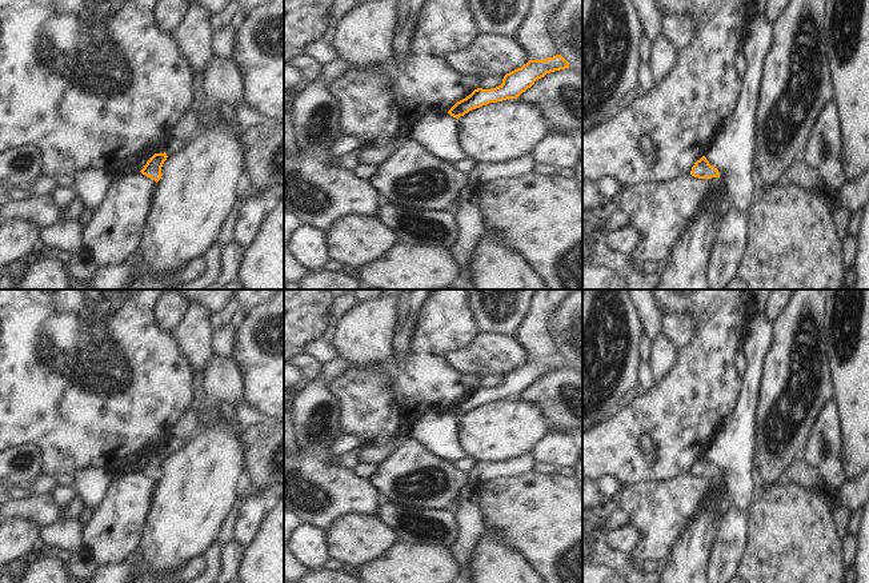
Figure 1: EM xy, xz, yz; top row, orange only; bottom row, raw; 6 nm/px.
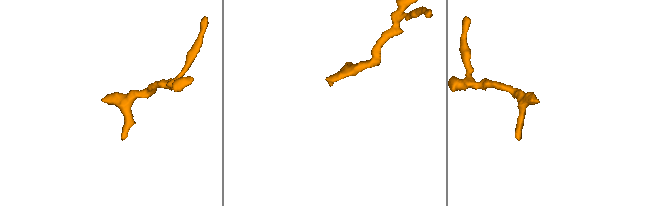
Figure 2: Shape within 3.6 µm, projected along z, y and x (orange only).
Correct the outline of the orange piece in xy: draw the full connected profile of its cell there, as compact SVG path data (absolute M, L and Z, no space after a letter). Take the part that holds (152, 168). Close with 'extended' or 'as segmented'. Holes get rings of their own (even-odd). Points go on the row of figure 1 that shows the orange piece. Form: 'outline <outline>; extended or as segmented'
outline M155 153L144 165L144 168L140 171L147 177L151 177L156 183L161 179L161 167L164 161L167 160L167 153Z; as segmented

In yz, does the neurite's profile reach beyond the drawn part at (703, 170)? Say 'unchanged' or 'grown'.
unchanged

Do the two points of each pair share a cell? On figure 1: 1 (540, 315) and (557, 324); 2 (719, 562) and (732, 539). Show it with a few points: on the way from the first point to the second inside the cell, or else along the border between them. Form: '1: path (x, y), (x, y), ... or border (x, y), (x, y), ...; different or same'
1: border (561, 303), (549, 319), (549, 334), (556, 351); different
2: path (724, 556), (729, 544); same

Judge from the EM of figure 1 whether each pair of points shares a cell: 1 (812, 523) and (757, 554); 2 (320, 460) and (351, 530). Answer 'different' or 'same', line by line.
1: same
2: different

